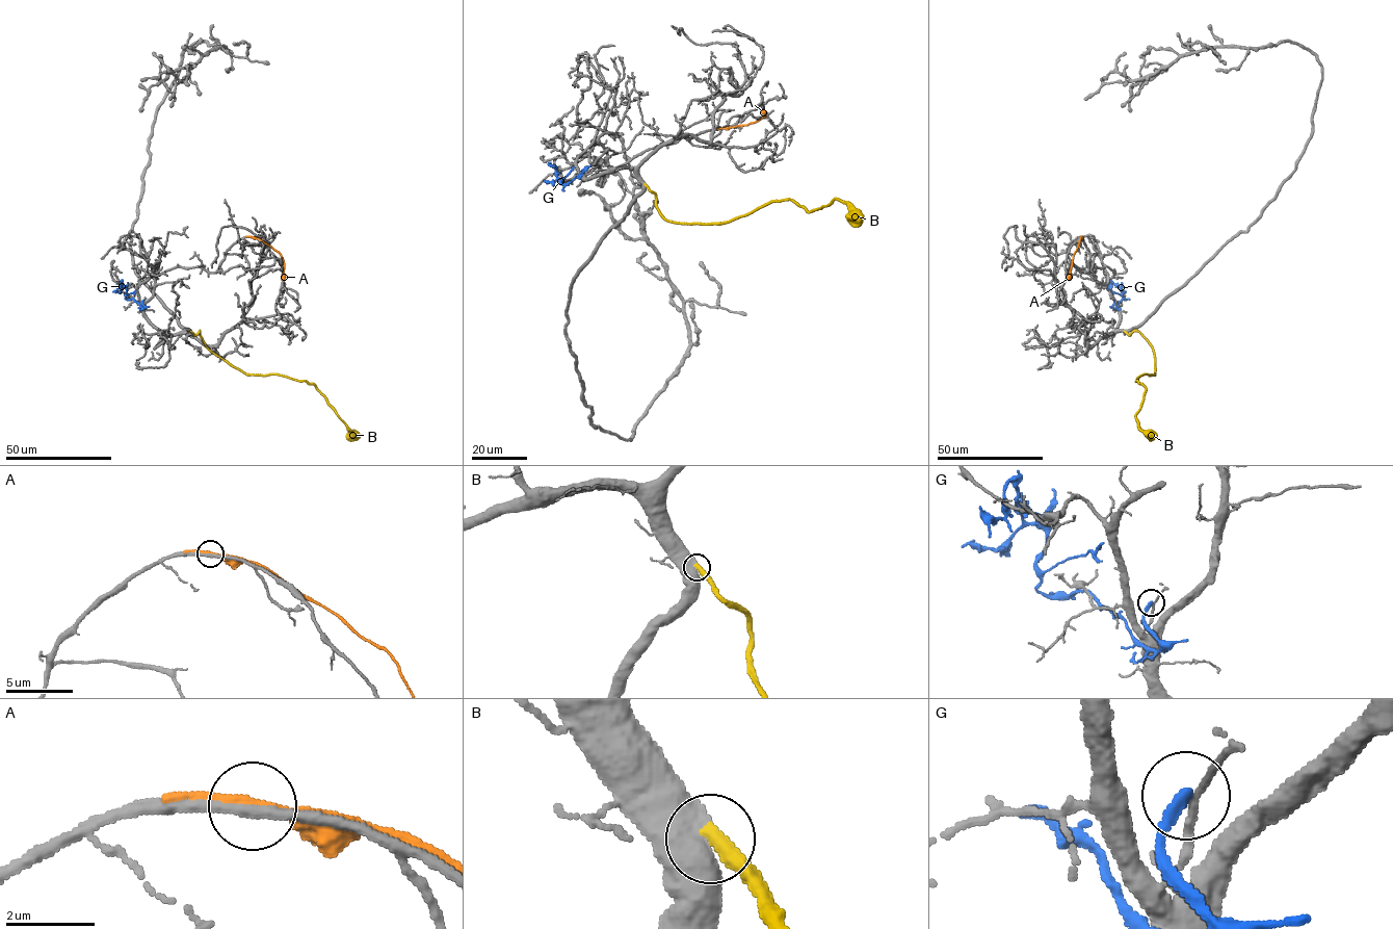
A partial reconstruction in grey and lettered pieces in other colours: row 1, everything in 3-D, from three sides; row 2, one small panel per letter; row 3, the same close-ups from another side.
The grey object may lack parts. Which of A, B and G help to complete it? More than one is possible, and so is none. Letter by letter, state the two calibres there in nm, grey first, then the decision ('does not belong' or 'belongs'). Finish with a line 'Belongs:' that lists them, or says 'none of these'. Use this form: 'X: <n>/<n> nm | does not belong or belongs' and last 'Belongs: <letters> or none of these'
A: 240/220 nm | does not belong
B: 550/420 nm | belongs
G: 150/220 nm | does not belong
Belongs: B

